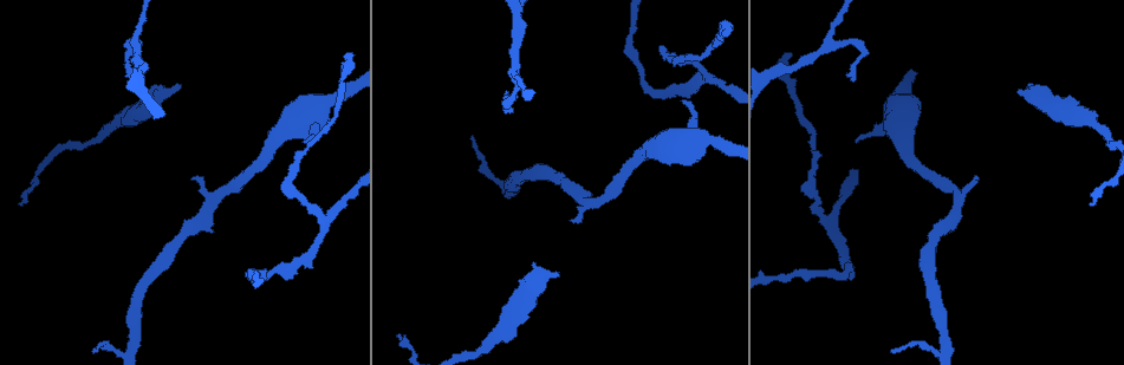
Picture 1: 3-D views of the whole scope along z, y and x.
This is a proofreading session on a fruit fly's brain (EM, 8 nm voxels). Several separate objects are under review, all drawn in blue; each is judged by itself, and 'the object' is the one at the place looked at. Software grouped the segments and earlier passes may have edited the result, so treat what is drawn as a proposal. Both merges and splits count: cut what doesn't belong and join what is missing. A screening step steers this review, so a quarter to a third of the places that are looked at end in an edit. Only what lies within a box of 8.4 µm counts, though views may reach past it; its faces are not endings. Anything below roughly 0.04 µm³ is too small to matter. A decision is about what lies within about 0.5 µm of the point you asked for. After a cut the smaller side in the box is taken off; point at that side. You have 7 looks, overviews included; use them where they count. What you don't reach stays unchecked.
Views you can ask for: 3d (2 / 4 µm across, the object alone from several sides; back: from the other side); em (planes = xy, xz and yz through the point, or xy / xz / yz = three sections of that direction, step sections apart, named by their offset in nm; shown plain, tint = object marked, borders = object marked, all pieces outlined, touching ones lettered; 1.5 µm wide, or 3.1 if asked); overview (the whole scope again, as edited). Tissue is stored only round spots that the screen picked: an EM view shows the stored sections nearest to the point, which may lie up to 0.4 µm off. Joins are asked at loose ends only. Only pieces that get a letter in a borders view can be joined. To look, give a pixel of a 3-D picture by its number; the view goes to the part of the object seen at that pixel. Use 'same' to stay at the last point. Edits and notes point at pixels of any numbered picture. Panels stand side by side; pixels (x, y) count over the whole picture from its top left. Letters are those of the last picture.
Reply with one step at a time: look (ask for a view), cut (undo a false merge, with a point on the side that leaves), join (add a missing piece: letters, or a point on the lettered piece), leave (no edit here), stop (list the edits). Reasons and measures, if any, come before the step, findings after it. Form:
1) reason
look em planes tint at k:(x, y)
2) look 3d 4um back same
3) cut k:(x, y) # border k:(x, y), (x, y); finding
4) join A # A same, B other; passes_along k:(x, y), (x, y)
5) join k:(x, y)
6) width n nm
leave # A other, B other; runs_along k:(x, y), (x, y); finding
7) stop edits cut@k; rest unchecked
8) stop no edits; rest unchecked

thin end
look em planes borders at 1:(518, 97)

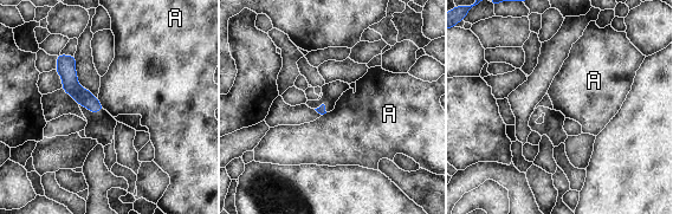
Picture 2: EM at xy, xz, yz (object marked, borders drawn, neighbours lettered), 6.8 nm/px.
leave # A other; border 2:(97, 99), (104, 109); no lettered piece goes on from it

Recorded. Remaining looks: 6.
look em xz step 4 borders at 1:(180, 84)

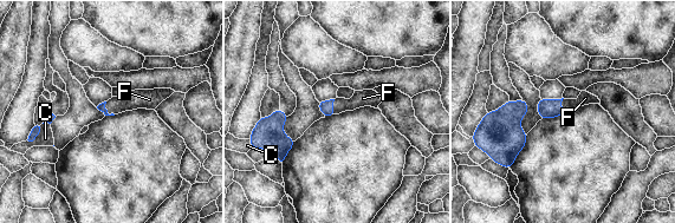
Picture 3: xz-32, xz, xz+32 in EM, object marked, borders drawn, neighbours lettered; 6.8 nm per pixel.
look em planes borders same

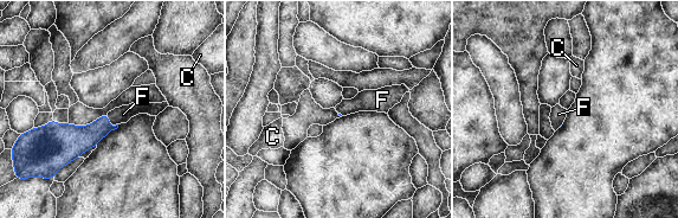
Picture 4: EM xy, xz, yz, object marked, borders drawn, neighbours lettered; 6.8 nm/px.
join 4:(123, 114) # C other, F same; passes_along 4:(76, 140), (108, 123), (123, 114); the neuron continues

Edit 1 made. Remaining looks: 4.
branch stops here
look 3d 4um back at 1:(572, 222)

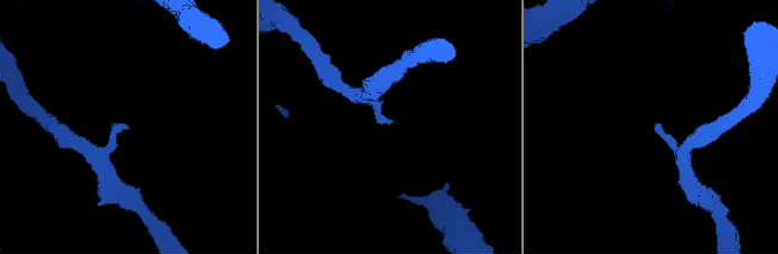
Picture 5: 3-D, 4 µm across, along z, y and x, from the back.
look em planes tint at 5:(655, 124)

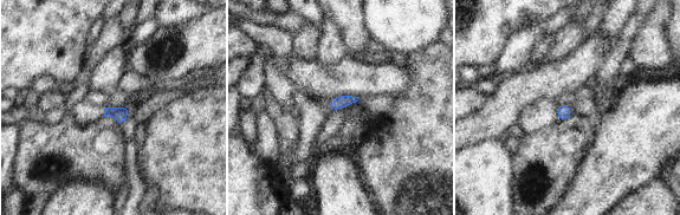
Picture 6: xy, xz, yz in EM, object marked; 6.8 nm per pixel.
look em planes borders same

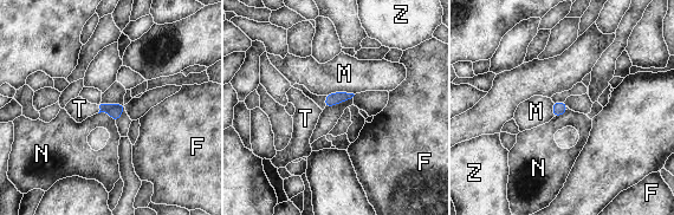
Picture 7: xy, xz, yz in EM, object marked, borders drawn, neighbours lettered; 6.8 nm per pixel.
join 7:(79, 109) # F other, M other, N other, T same, Z other; passes_along 7:(115, 111), (99, 108), (79, 109); the neuron continues

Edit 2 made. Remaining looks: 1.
stop edits join@4, join@7; rest unchecked

